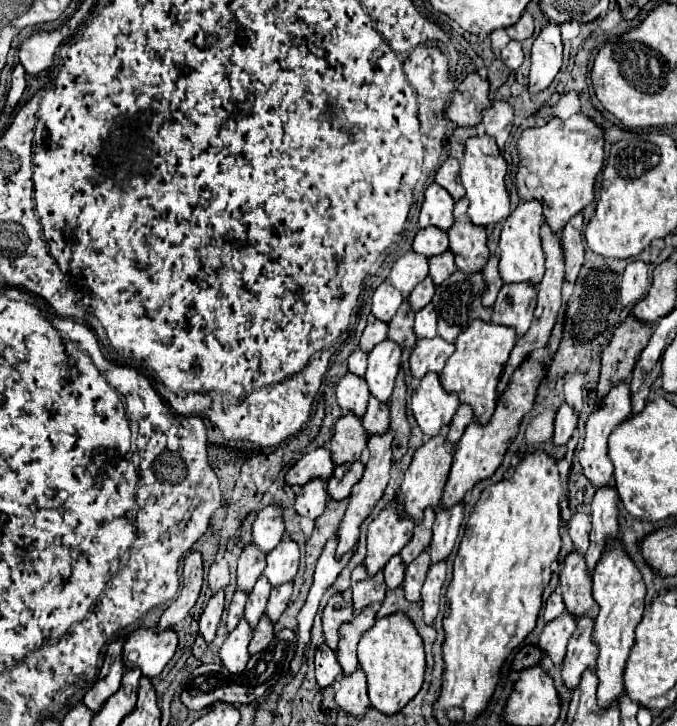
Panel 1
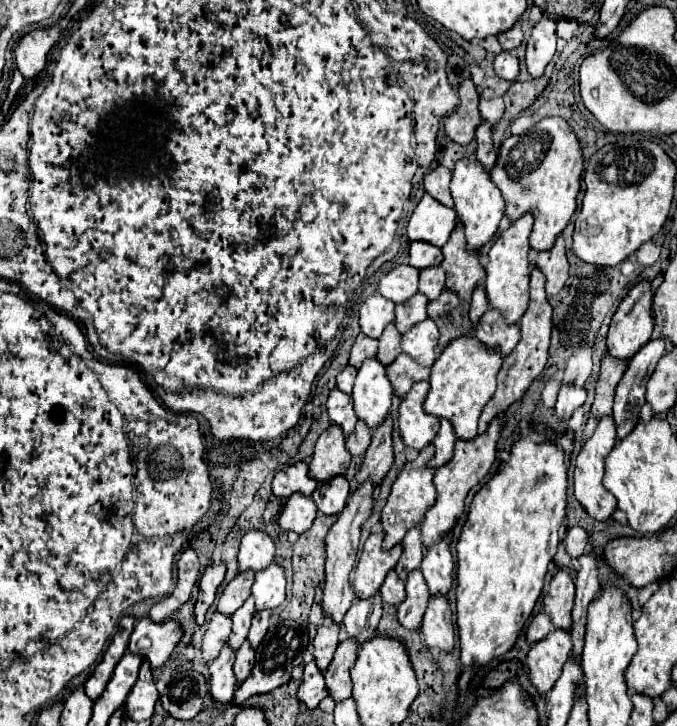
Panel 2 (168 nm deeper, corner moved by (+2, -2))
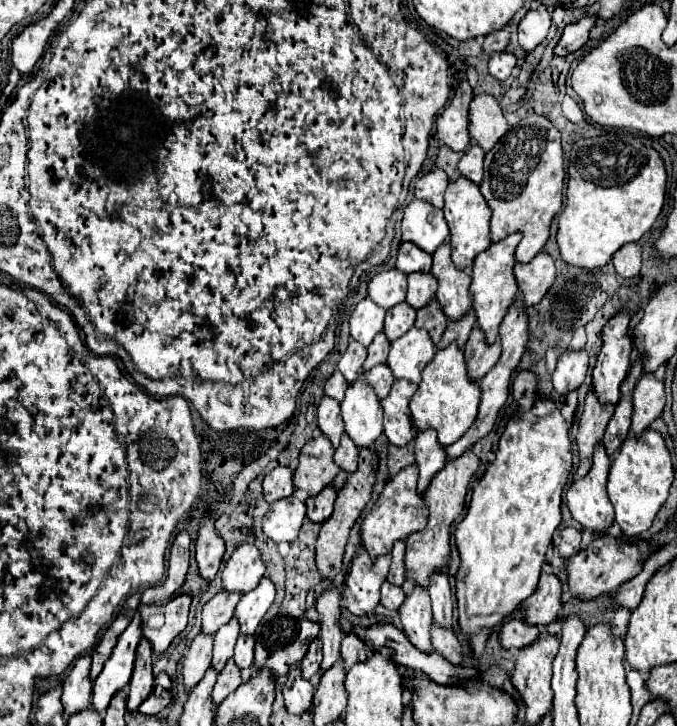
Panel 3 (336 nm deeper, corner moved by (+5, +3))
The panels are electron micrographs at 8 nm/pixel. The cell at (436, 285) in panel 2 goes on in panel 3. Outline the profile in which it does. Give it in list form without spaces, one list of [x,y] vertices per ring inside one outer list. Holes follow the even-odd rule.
[[[411,273],[409,275],[409,289],[407,289],[407,303],[415,309],[427,305],[437,291],[437,279],[433,273]]]

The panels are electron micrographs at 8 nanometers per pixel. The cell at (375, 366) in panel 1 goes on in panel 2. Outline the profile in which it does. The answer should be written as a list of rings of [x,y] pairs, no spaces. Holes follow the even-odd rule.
[[[368,358],[358,370],[352,400],[354,400],[354,414],[362,420],[368,428],[380,426],[392,402],[392,386],[388,386],[388,378],[384,374],[386,366],[376,362],[376,358]]]

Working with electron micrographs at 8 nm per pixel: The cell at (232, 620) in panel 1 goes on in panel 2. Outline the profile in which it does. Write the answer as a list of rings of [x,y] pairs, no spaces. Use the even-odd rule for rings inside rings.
[[[214,614],[210,624],[208,624],[208,630],[202,638],[202,660],[204,660],[204,664],[214,662],[214,658],[218,656],[218,652],[222,650],[226,638],[228,638],[228,632],[232,632],[232,620],[224,618],[222,614]]]

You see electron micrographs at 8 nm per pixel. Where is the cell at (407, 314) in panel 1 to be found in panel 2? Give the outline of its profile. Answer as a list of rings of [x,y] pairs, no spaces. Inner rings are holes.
[[[388,324],[386,330],[382,332],[380,340],[378,340],[378,354],[376,354],[378,362],[384,362],[384,366],[388,366],[388,364],[392,364],[396,360],[396,356],[402,352],[400,350],[400,338],[402,336],[396,330],[396,326]]]

